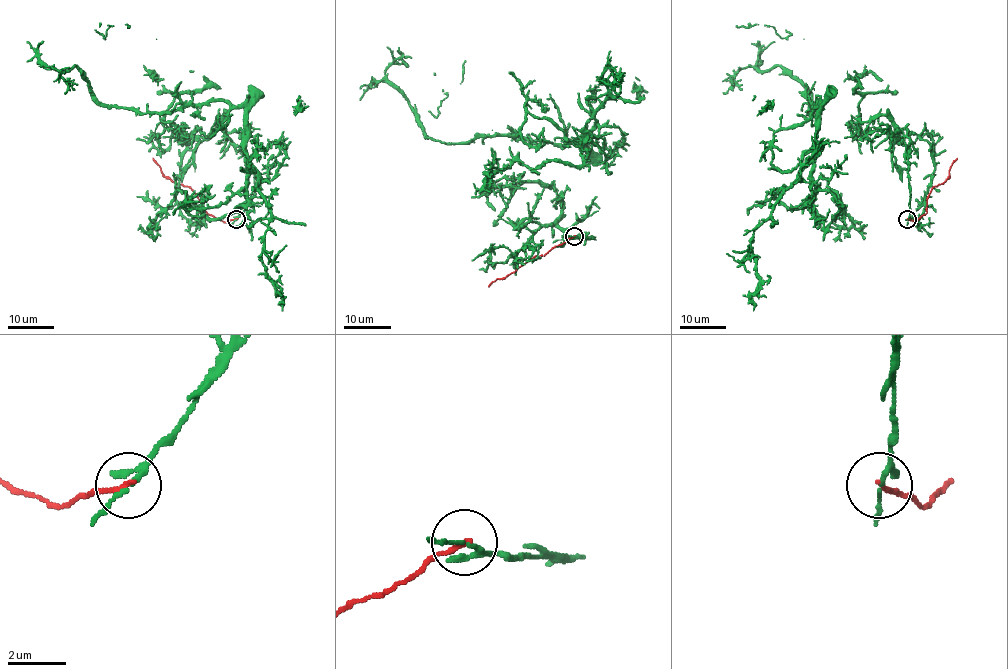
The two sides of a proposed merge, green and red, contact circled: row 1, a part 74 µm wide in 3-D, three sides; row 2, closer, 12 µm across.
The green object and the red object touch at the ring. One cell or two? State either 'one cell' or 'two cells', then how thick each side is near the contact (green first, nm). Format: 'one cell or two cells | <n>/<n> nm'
two cells | 110/160 nm

